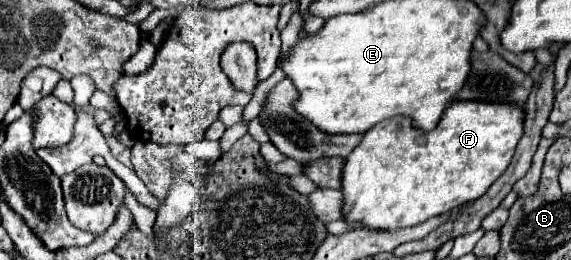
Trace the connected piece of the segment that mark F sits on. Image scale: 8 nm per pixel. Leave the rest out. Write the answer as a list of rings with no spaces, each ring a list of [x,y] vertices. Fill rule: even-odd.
[[[454,100],[440,118],[440,124],[424,132],[412,126],[412,118],[394,116],[372,126],[362,142],[352,150],[344,164],[342,192],[344,192],[344,220],[362,222],[366,228],[396,230],[420,224],[432,216],[444,214],[456,206],[464,206],[480,198],[496,178],[500,178],[512,156],[514,148],[524,136],[526,110],[512,102],[486,102],[486,100]]]

